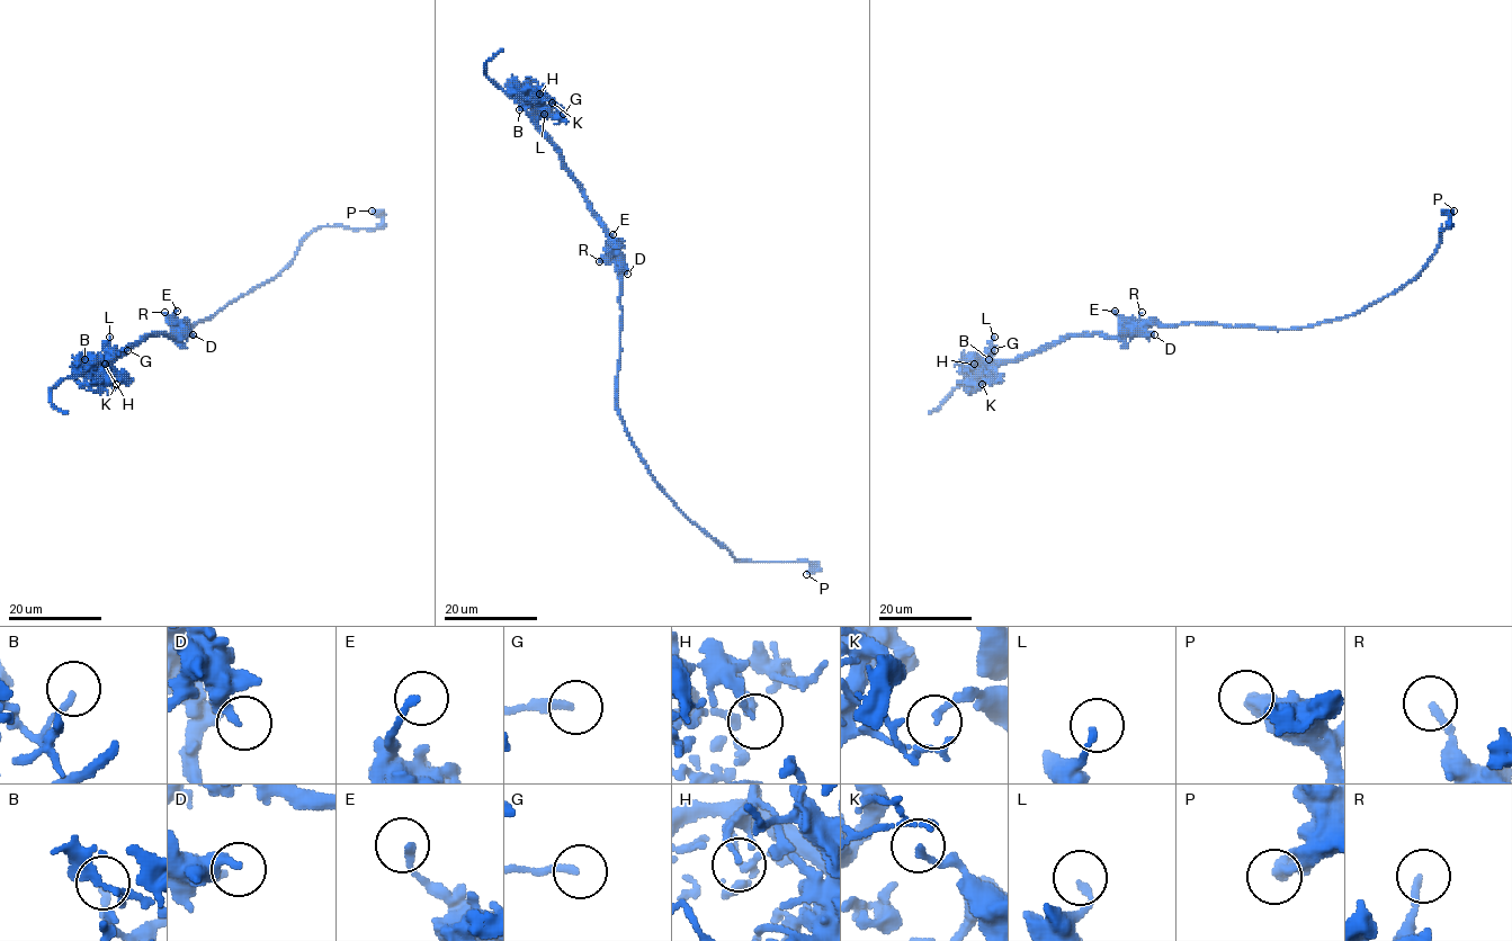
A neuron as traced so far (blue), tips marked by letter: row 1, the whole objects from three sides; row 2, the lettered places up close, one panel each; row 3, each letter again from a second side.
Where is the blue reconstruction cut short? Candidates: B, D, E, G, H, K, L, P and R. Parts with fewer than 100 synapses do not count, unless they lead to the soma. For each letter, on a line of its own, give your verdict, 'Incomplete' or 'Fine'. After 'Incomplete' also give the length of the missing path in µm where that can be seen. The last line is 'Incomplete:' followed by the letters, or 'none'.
B: Fine
D: Fine
E: Fine
G: Fine
H: Fine
K: Fine
L: Fine
P: Fine
R: Fine
Incomplete: none

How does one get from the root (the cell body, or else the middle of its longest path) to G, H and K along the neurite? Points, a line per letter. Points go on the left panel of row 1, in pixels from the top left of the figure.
G: (184, 326), (175, 335), (145, 335), (125, 352), (98, 364), (109, 351), (127, 350)
H: (184, 326), (175, 335), (145, 335), (113, 359), (96, 361), (101, 359), (105, 364)
K: (184, 326), (175, 335), (145, 335), (104, 360), (103, 368), (122, 376), (116, 384)

